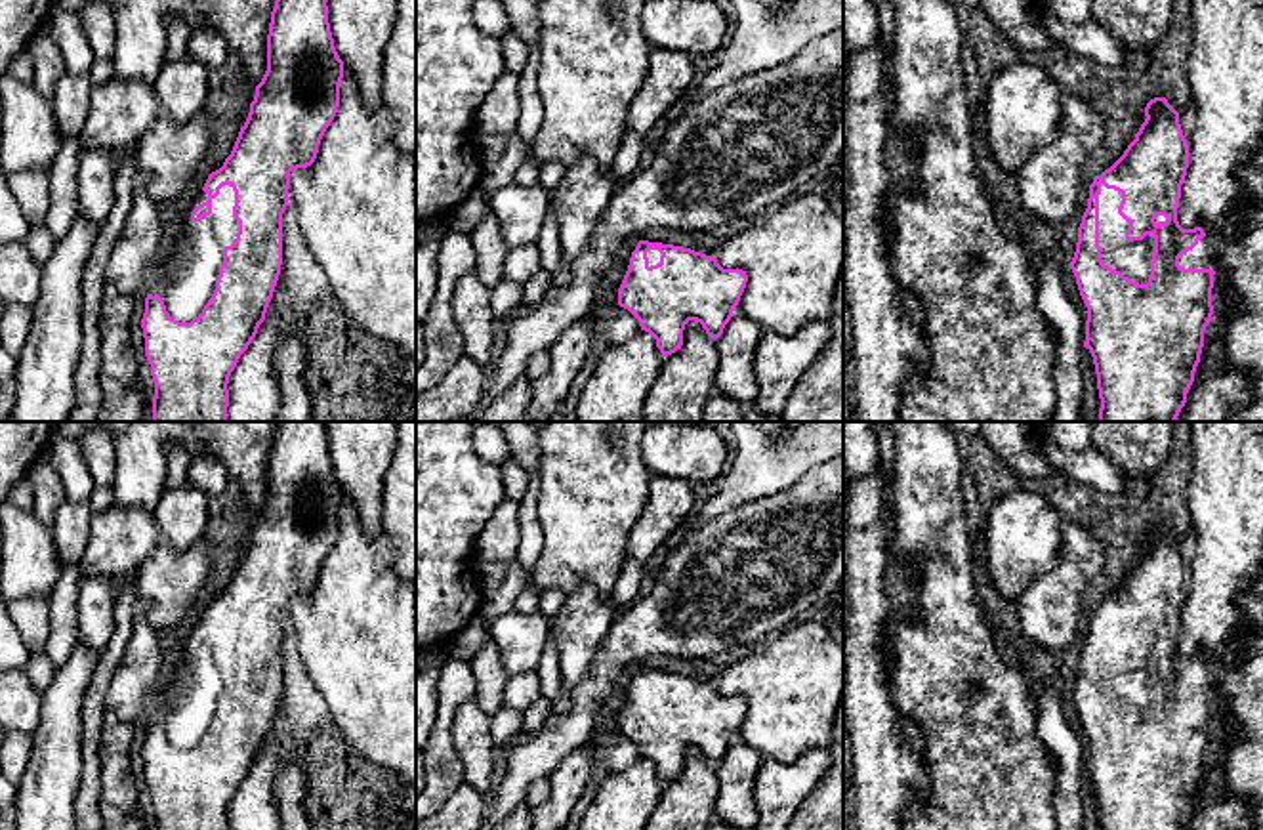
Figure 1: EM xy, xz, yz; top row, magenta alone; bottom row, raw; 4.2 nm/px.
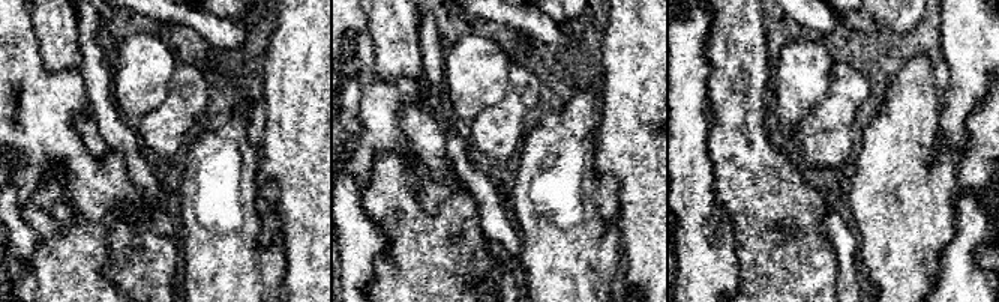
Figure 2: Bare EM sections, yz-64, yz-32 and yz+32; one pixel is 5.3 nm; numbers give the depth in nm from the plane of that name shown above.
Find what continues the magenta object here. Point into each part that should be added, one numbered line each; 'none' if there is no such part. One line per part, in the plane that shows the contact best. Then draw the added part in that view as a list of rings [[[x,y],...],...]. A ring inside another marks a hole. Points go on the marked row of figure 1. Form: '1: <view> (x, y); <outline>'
1: xy (187, 279); [[[223,185],[212,198],[212,214],[193,221],[193,210],[206,200],[208,195],[200,189],[189,206],[172,254],[158,261],[162,271],[149,290],[162,298],[170,317],[179,322],[191,322],[202,313],[216,290],[223,248],[231,246],[238,233],[238,221],[233,216],[233,187]]]

